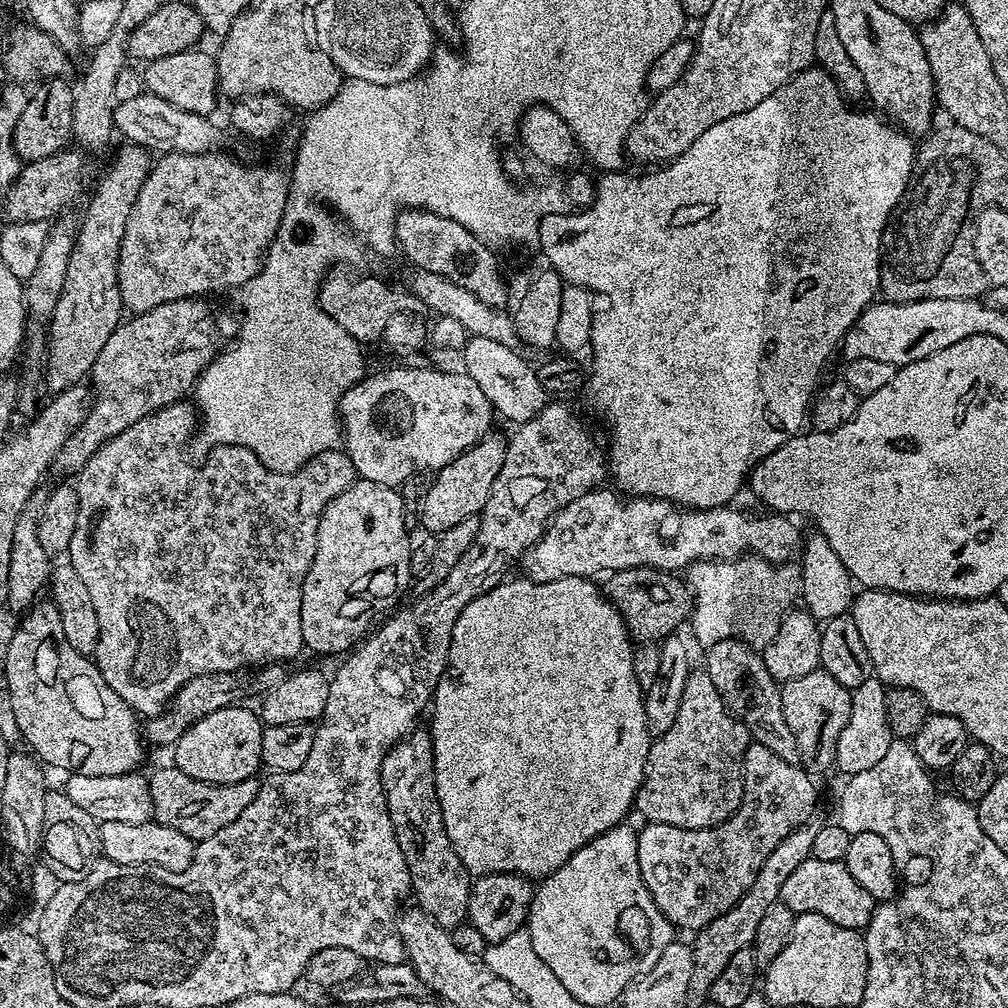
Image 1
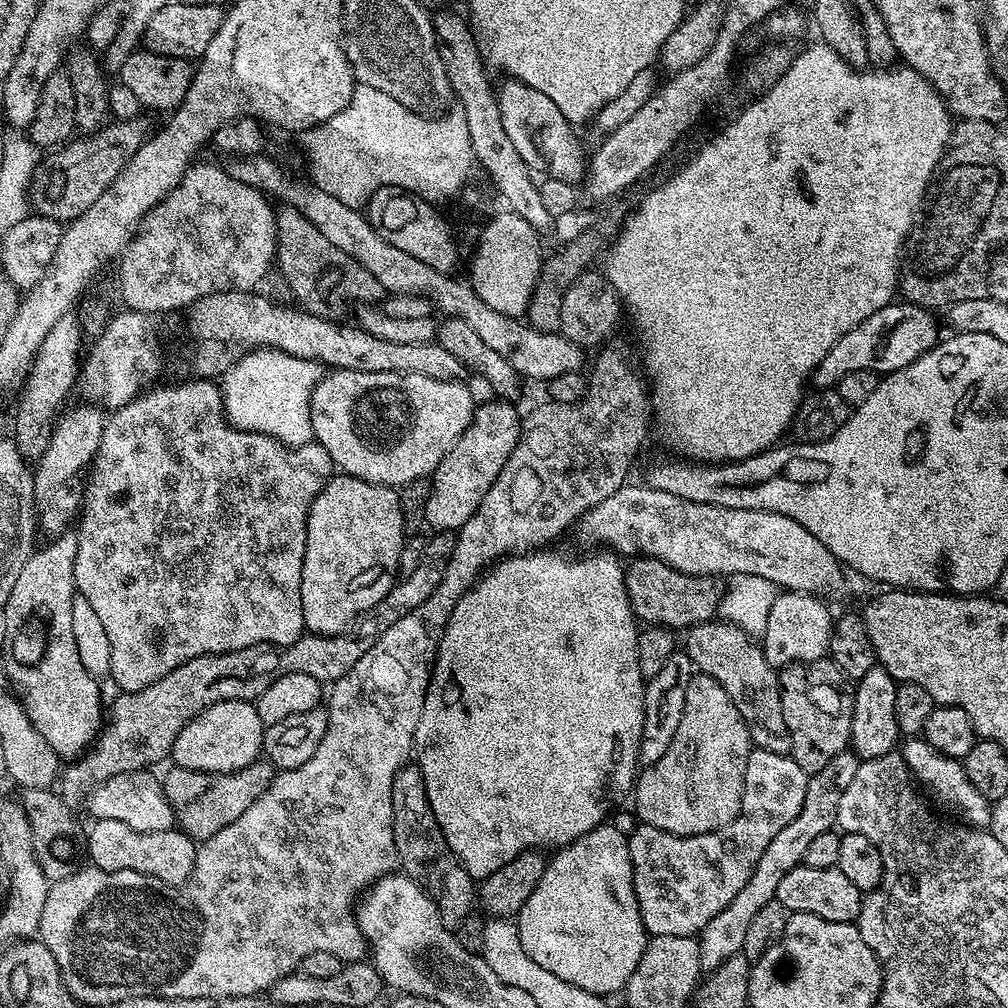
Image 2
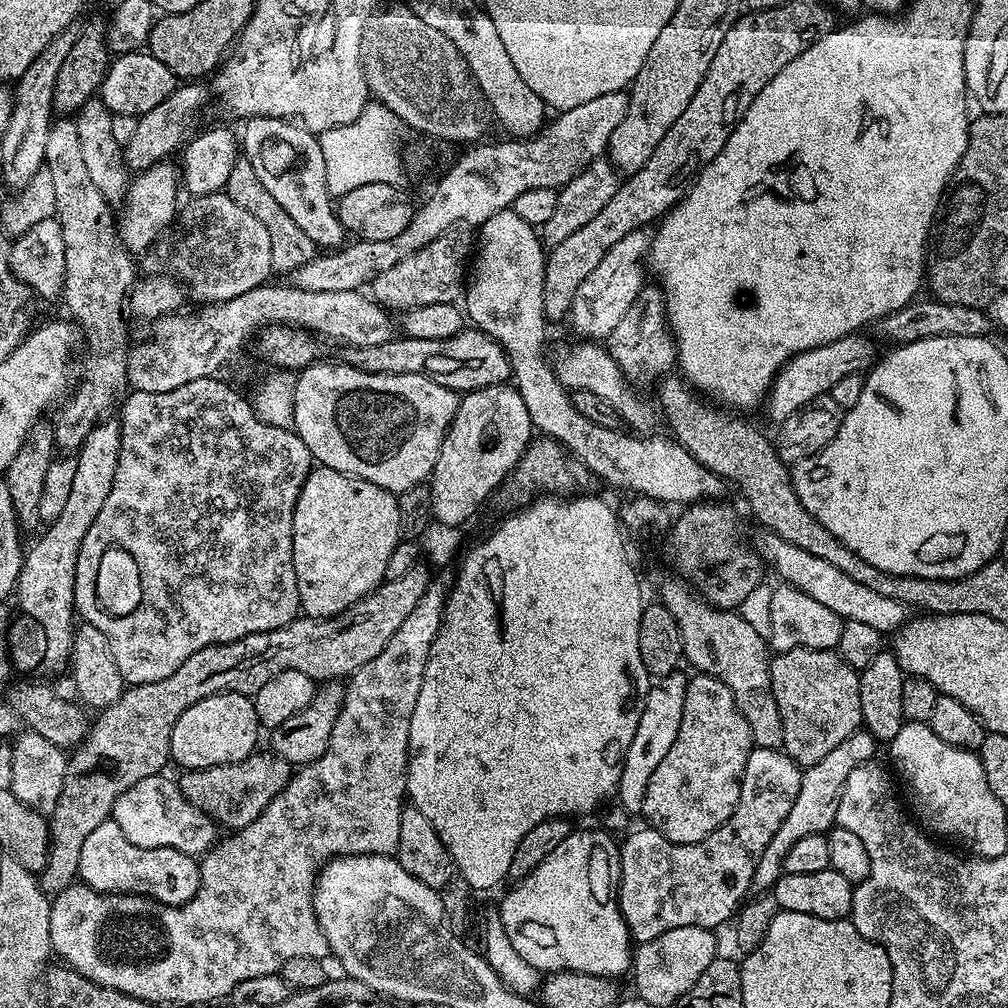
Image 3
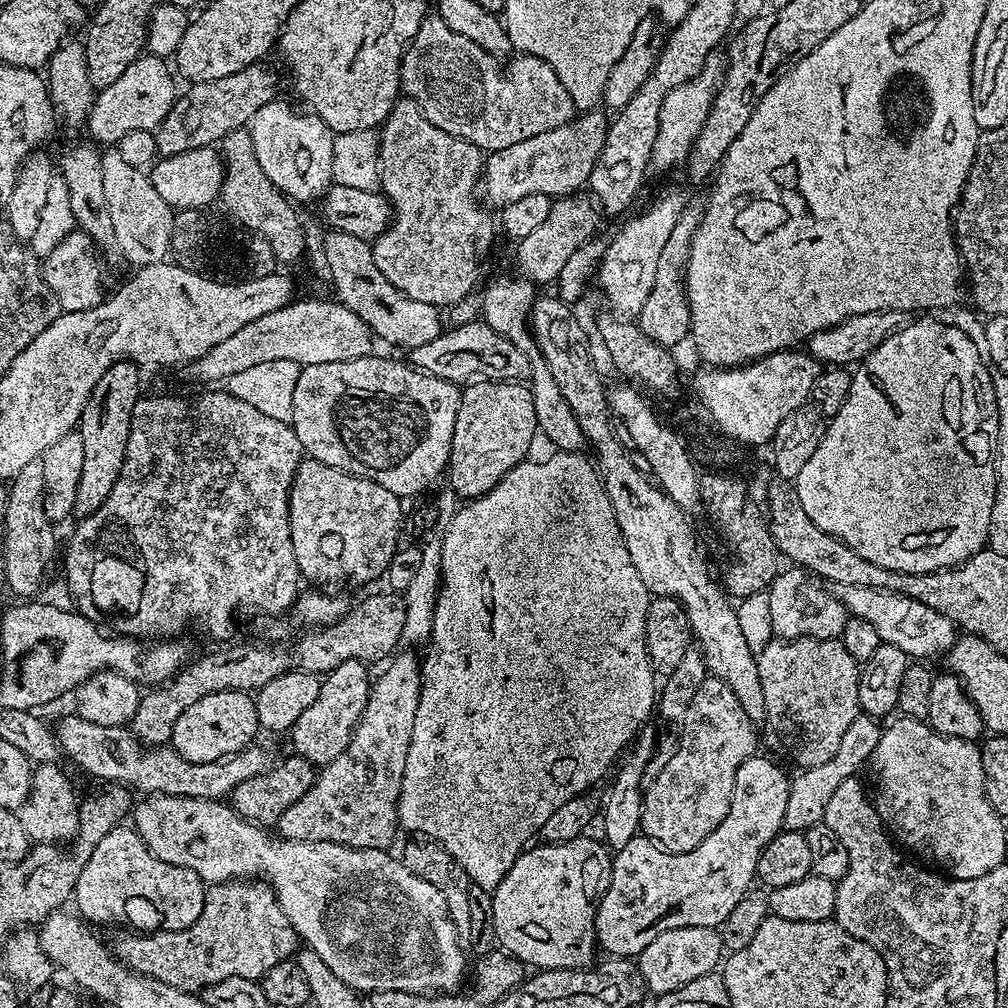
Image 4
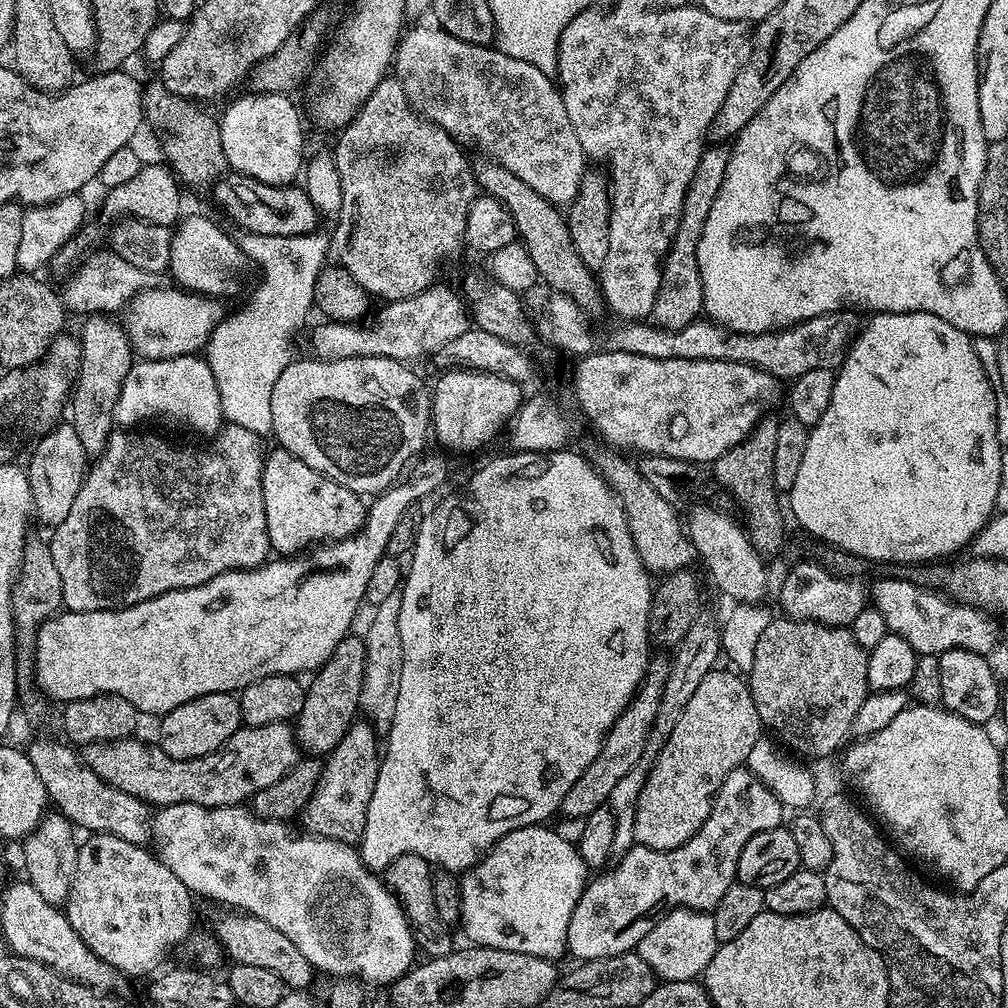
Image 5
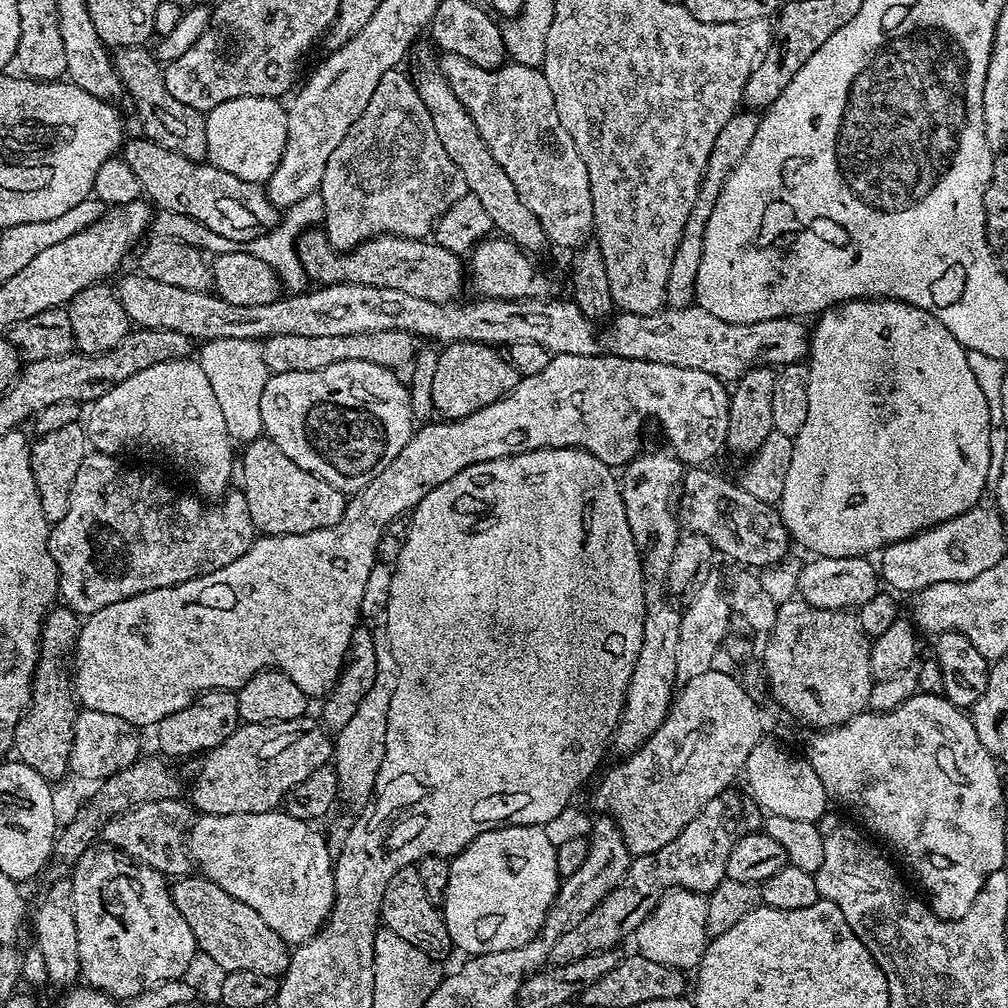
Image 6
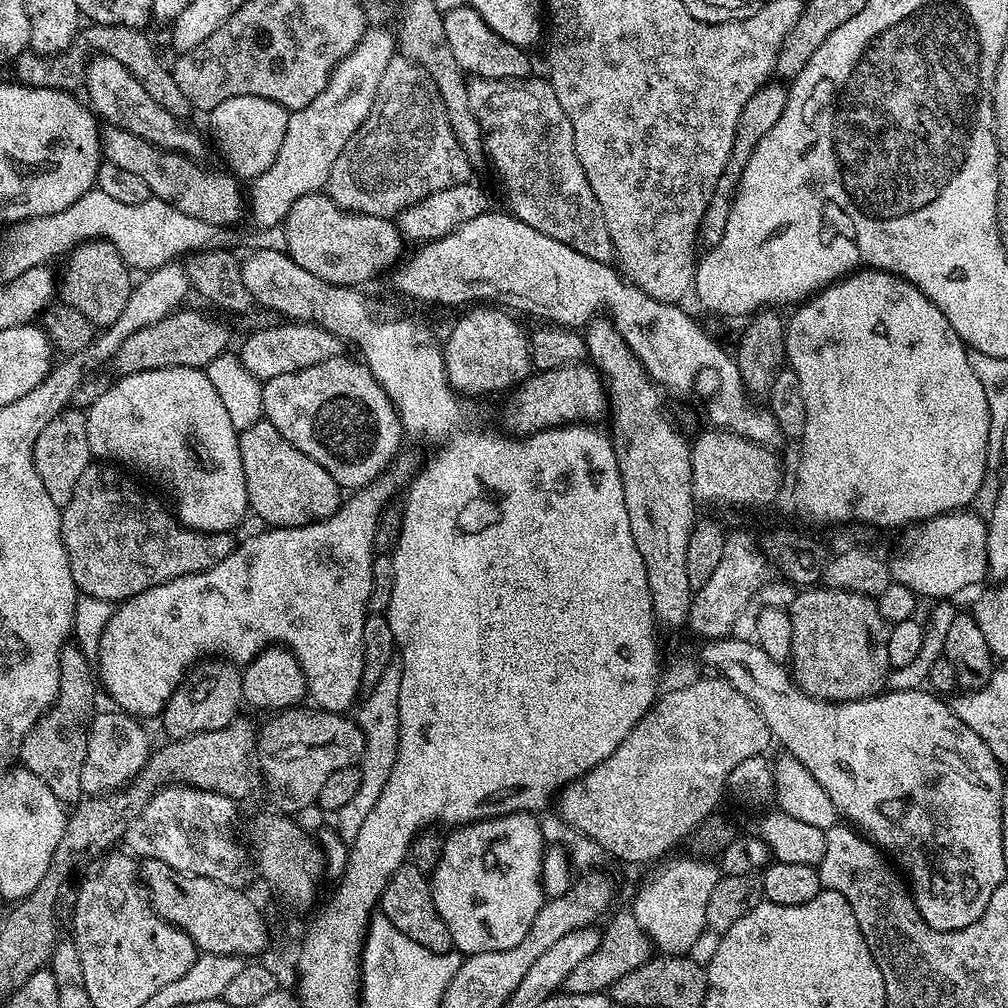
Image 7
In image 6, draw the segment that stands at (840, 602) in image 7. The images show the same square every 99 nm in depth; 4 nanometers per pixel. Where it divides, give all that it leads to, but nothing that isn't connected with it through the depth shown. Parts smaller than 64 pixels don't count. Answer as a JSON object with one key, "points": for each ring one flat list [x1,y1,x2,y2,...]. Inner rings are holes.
{"points":[[799,598,790,599,781,603,775,609,776,625,772,631,767,633,764,644,764,672,768,675,768,688,772,691,772,696,789,712,792,716,797,716,804,724,809,724,812,730,827,730,829,728,838,728,841,724,848,723,849,720,859,716,861,712,868,708,868,699,870,690,874,683,874,677,870,666,870,656,872,654,873,641,864,633,862,622,855,611,839,608,838,610,826,610,818,606,810,606,805,600]]}

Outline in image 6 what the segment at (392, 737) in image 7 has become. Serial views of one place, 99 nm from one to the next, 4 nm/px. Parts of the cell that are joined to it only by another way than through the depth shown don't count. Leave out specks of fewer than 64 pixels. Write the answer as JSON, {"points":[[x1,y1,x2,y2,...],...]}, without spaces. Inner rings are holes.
{"points":[[380,634,376,641,376,677,374,686,362,698,362,706,354,710,354,718,345,728,339,729,334,740,334,767,337,776,345,785,352,787,352,793,348,800,356,810,365,808,368,801,373,799,376,786,380,780,380,767,386,758,388,719,390,718,391,699,394,698,394,690,398,690,398,674,400,663,396,661,396,655,387,635]]}

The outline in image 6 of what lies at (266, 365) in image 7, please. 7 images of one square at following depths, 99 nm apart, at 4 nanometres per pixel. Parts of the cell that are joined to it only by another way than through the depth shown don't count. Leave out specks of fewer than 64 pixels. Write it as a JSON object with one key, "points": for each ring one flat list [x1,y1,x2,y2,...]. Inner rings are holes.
{"points":[[385,329,358,334,298,336,274,335,263,343,264,360,271,373,322,369,338,361,368,360,393,370,406,365,414,354,415,337,407,329]]}

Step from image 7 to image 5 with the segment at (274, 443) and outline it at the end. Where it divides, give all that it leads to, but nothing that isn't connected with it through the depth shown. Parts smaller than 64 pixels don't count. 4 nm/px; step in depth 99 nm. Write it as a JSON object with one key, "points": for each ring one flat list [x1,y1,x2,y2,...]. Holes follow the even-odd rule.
{"points":[[276,447,265,455,264,472,260,477,260,493,264,496,269,533,280,532,286,543,307,546,355,536,364,525,366,515,365,501,360,501,359,494,352,489,355,487,323,476,293,456,287,448]]}

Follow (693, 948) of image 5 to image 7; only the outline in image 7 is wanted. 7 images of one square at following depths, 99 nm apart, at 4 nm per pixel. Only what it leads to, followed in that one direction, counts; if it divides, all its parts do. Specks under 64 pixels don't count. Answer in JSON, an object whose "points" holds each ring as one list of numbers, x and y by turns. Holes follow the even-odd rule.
{"points":[[692,856,671,860,664,862,669,864,661,863,661,868,637,890,630,911,661,953,688,954,699,942,700,935,705,935,708,926,706,905,722,873,713,861,711,864,708,860,695,860]]}

